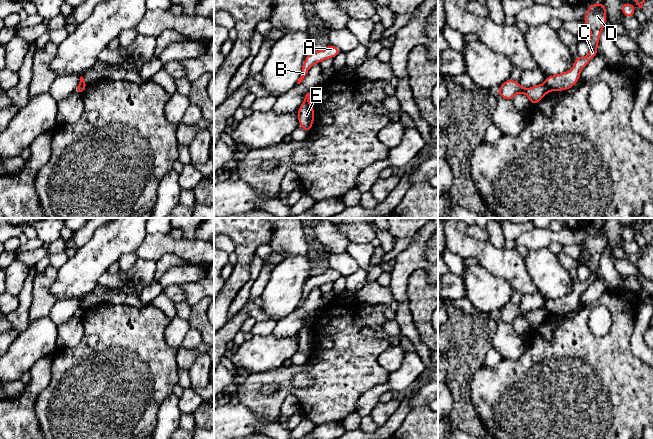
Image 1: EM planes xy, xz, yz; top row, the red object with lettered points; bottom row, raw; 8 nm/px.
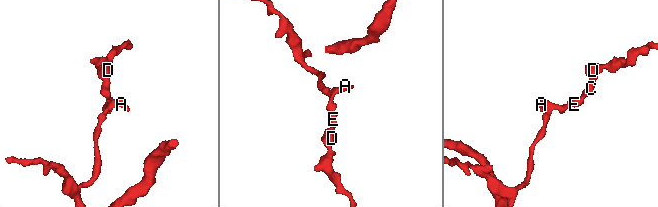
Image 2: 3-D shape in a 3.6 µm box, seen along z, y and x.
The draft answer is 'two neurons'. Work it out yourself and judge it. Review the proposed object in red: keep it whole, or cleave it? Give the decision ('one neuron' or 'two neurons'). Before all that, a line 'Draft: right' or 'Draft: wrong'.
Draft: right
two neurons

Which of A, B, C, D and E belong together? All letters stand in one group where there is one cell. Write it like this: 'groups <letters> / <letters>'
groups A B / C D E

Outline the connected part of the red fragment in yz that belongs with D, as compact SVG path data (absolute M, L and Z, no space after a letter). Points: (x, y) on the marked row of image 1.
M605 3L589 5L588 12L582 21L591 33L586 40L590 45L590 52L584 57L577 56L572 69L557 75L546 76L545 84L551 91L565 91L572 88L579 81L581 70L598 54L600 34L607 21Z

